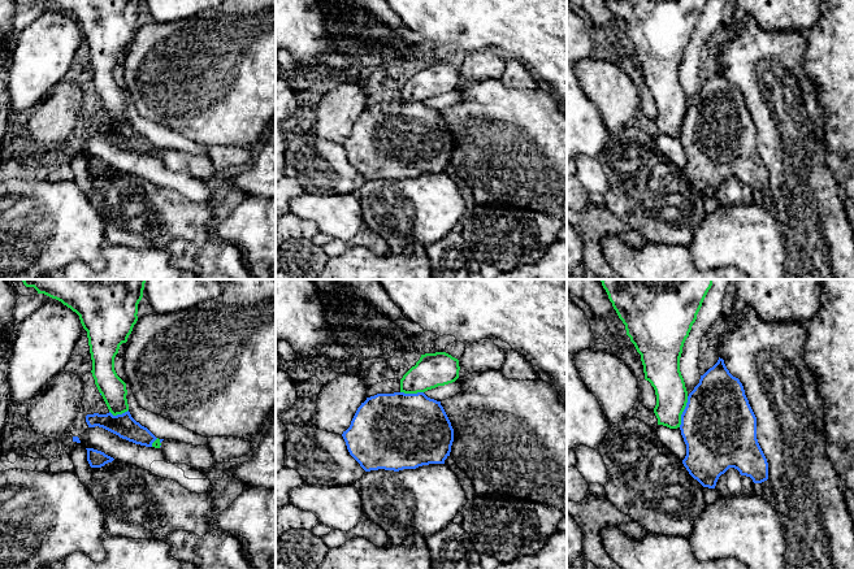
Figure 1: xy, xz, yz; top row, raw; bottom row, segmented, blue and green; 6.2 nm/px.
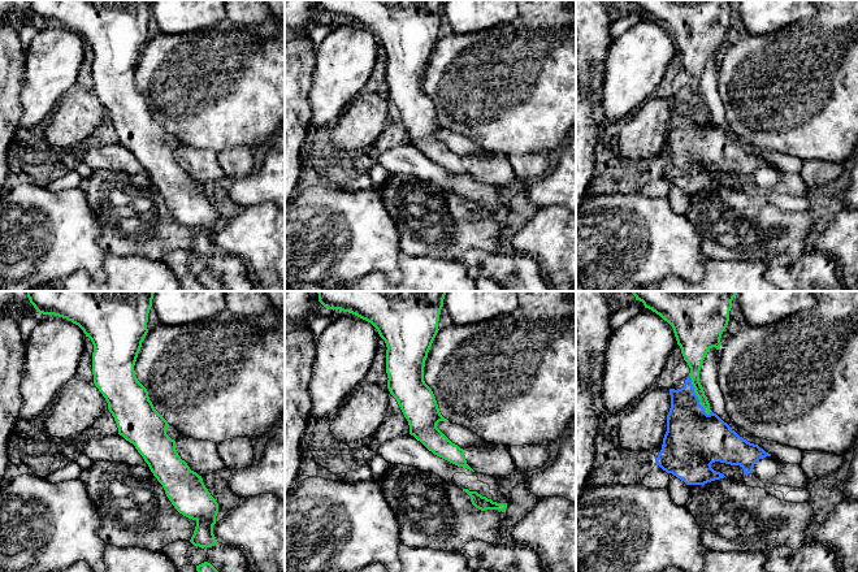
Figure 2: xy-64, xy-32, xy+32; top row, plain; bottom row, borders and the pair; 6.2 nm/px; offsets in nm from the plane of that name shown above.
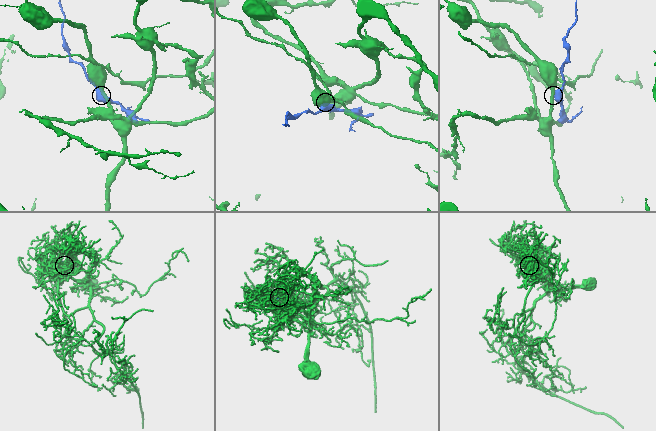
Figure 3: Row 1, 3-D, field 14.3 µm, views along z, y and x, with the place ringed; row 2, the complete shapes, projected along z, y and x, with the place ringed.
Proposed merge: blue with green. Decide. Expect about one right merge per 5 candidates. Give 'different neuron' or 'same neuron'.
different neuron

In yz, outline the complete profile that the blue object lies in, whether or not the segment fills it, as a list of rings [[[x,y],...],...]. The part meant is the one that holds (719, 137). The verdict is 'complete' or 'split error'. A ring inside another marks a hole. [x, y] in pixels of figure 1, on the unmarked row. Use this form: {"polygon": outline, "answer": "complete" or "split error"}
{"polygon": [[[724,69],[701,84],[699,92],[688,105],[681,123],[681,144],[686,153],[682,169],[689,183],[703,196],[715,197],[721,183],[734,177],[754,192],[768,188],[768,171],[757,148],[757,126],[738,87],[727,78]]], "answer": "complete"}

